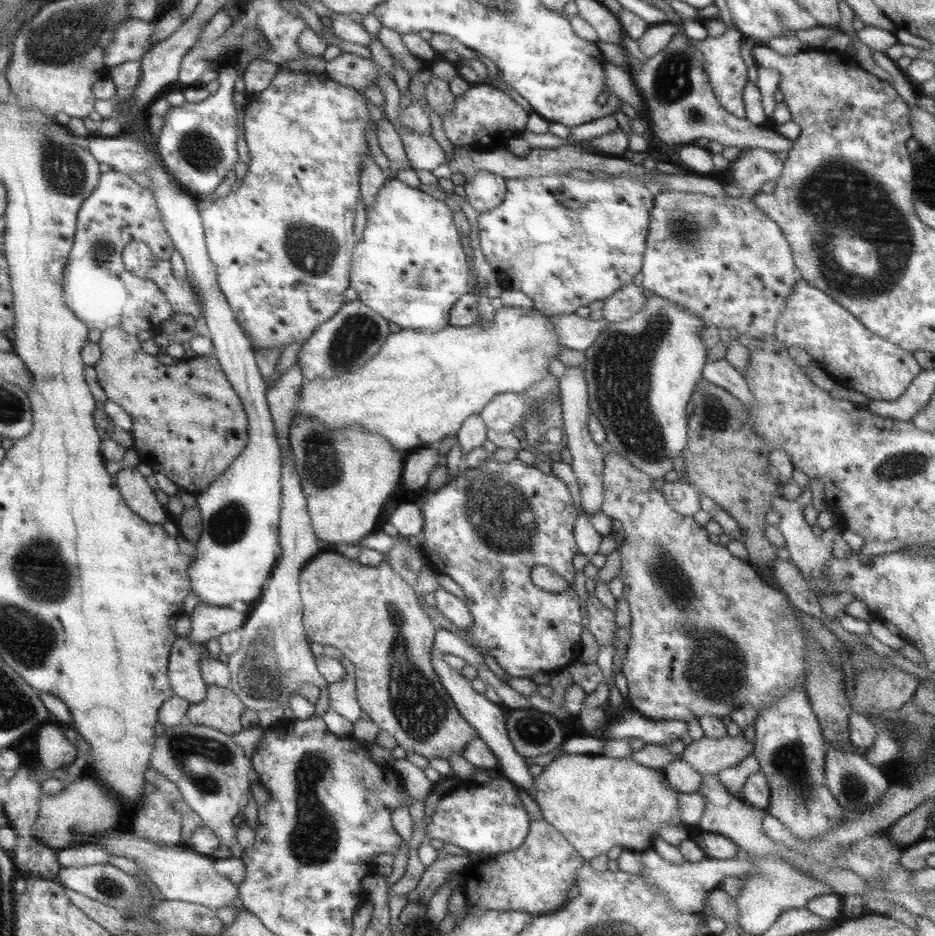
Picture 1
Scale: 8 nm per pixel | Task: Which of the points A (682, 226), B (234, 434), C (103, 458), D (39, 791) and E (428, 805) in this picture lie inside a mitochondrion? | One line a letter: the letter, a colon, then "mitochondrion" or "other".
A: mitochondrion
B: other
C: other
D: other
E: other

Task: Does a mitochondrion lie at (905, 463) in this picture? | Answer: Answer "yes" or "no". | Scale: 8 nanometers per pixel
yes

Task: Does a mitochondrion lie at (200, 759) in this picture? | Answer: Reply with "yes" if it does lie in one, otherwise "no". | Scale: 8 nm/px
yes

